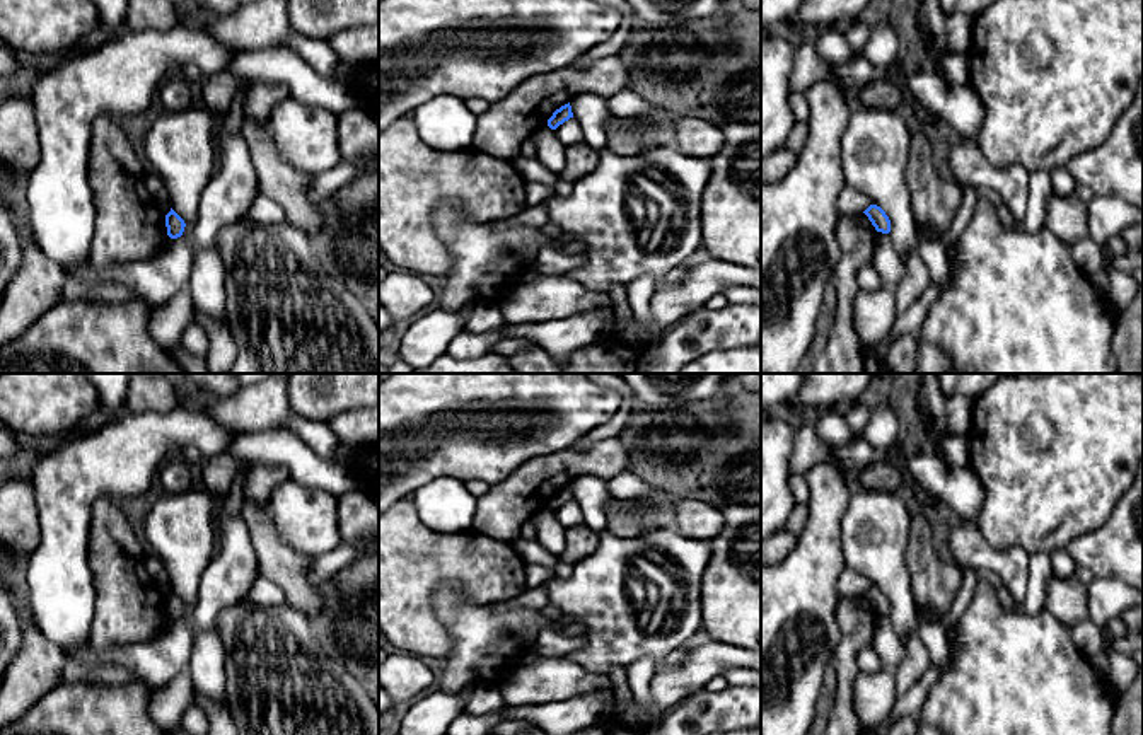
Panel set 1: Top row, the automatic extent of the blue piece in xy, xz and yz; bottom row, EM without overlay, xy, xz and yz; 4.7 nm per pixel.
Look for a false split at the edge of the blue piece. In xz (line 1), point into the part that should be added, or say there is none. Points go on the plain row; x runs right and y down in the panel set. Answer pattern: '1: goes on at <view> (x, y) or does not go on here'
1: does not go on here

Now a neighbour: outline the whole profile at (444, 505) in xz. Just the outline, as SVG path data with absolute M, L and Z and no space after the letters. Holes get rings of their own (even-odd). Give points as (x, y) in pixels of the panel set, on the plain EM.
M438 477L420 486L411 496L421 522L435 532L459 534L471 530L476 498L466 483L455 477Z

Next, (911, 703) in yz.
M950 662L942 667L930 665L923 674L923 677L916 684L913 684L906 694L897 697L891 716L884 723L880 723L877 728L873 728L870 733L887 735L892 725L899 721L902 716L921 715L923 704L928 697L930 689L943 677L949 667L950 667Z

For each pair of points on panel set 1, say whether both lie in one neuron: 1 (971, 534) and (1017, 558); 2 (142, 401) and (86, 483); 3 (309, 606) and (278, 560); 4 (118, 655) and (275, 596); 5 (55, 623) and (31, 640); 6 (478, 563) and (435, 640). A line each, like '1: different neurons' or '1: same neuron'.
1: same neuron
2: different neurons
3: same neuron
4: different neurons
5: different neurons
6: same neuron

